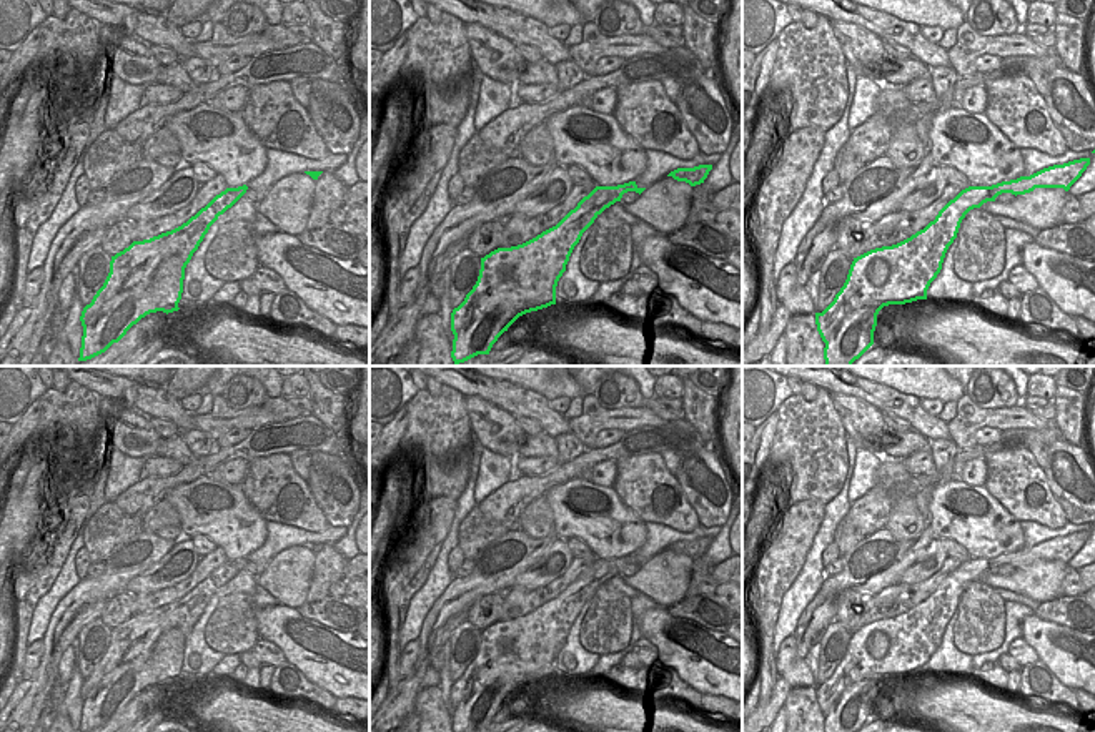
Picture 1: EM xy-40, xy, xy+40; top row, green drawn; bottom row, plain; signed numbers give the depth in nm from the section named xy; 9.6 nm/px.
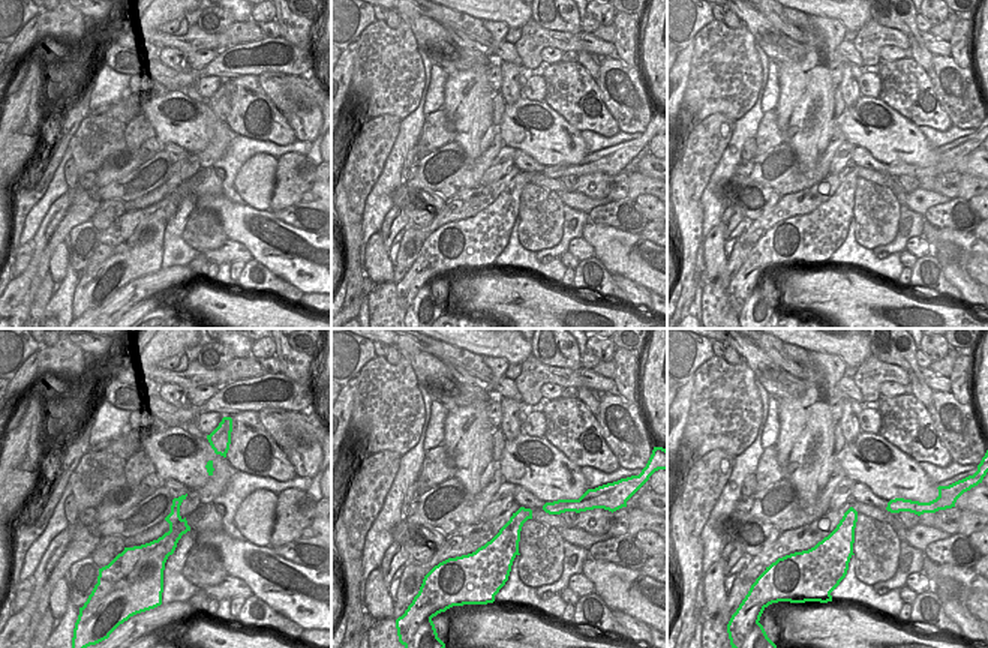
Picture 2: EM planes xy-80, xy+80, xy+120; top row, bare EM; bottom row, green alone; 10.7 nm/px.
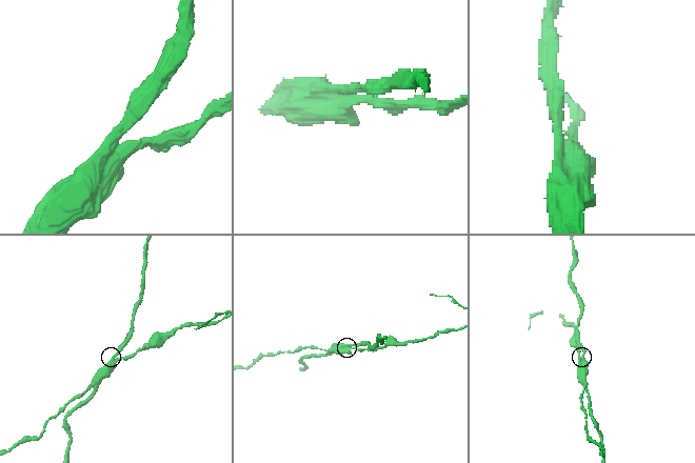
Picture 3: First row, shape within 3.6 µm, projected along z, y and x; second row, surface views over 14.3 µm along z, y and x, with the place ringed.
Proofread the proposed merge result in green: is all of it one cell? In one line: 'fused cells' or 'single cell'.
fused cells

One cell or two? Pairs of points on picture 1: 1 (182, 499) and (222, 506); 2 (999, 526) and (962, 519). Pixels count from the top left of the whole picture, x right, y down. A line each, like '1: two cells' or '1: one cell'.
1: one cell
2: one cell

